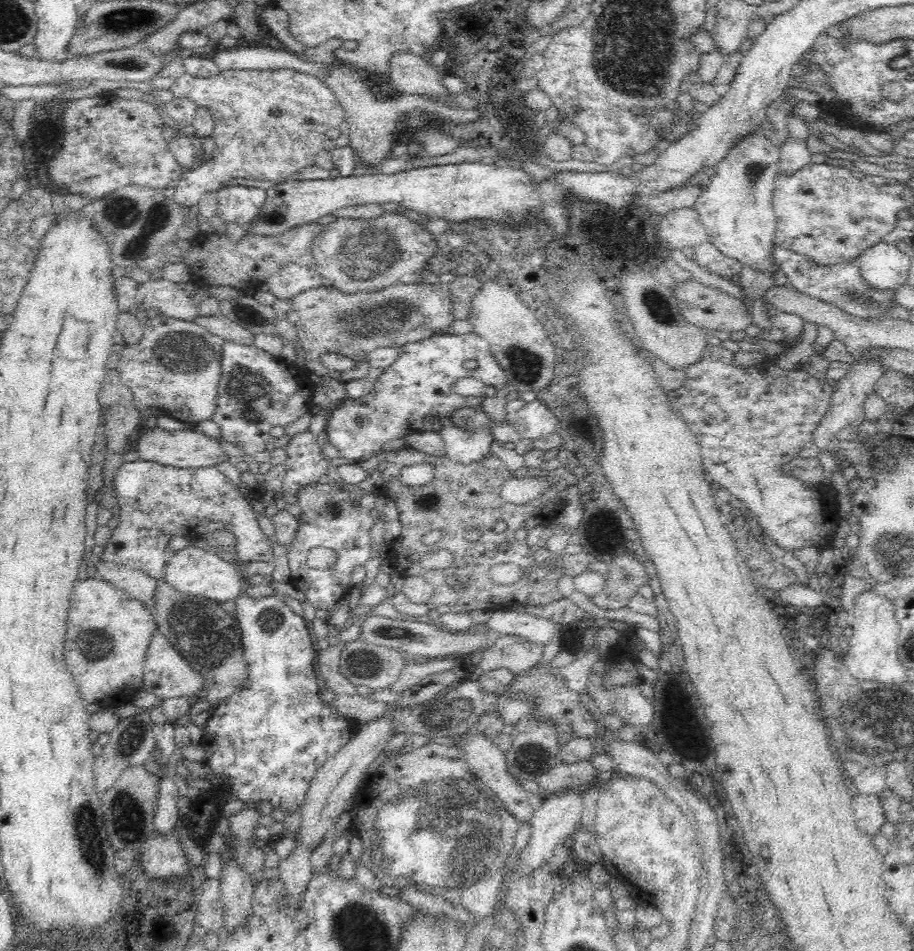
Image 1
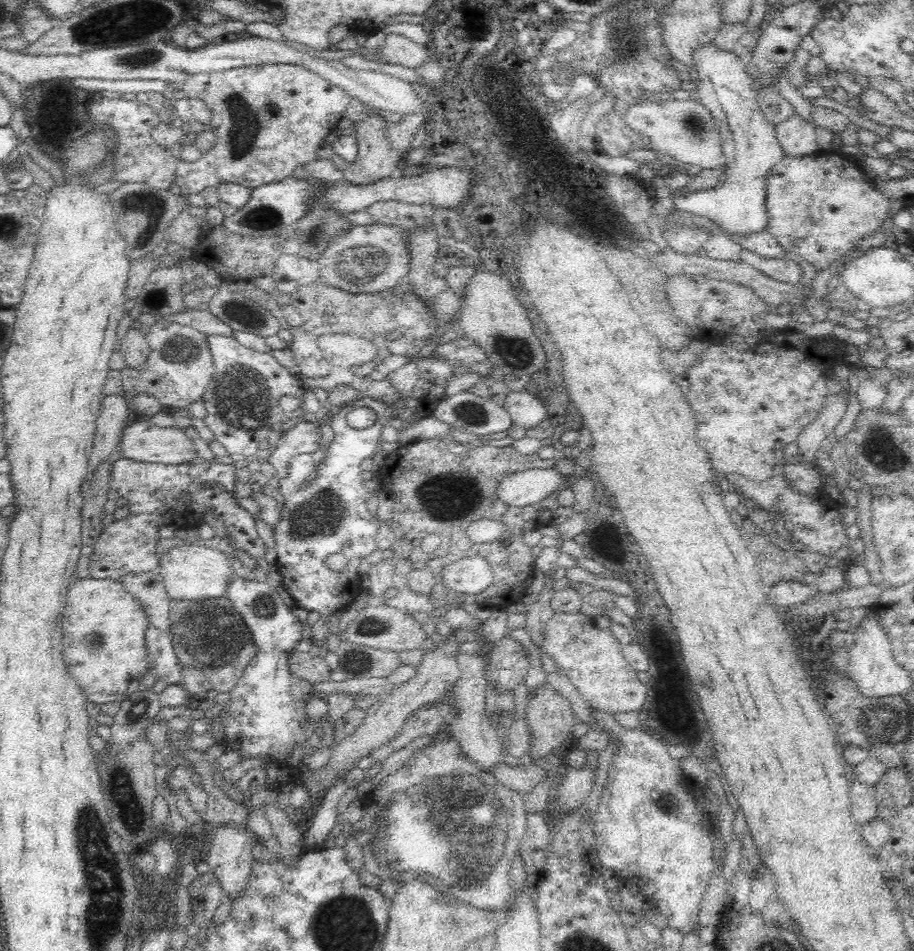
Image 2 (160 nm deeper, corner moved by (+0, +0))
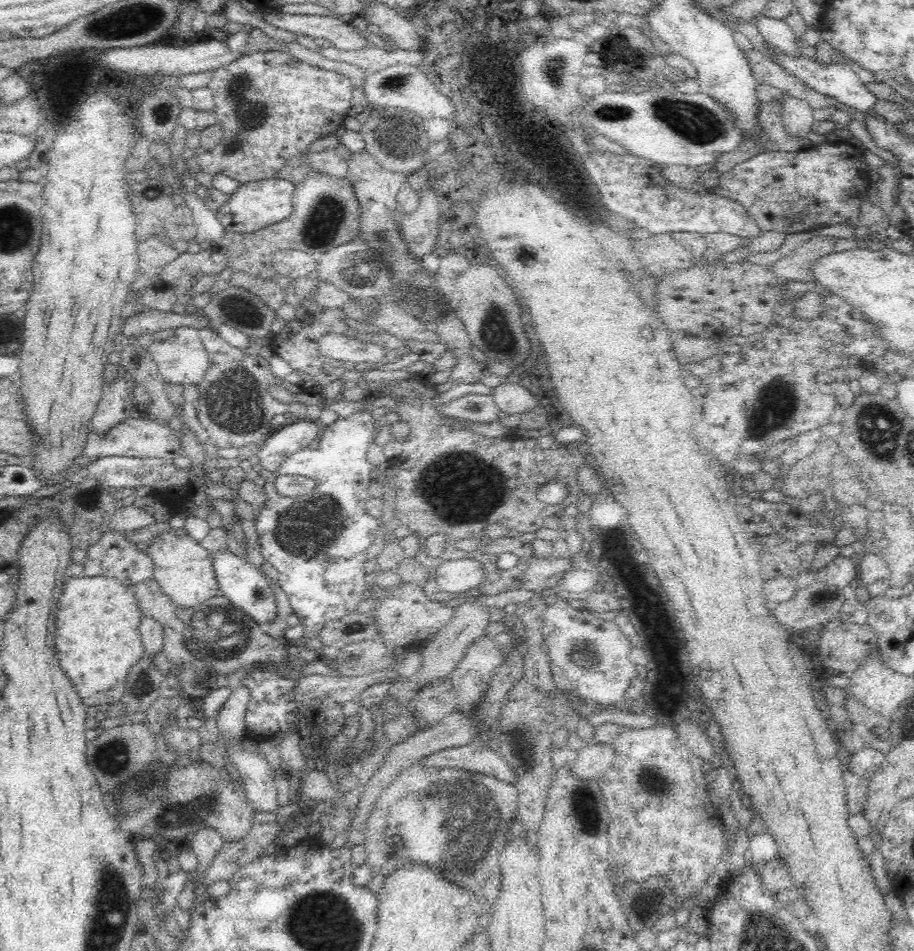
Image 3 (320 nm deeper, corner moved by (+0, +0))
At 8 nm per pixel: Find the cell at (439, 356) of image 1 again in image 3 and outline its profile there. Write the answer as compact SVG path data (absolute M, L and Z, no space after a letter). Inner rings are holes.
M370 411L356 412L347 418L340 417L332 424L322 426L318 448L306 447L294 452L276 468L277 470L270 471L270 475L265 479L263 490L267 500L254 518L257 542L260 544L258 549L265 560L278 570L276 581L282 593L288 597L292 612L304 626L304 638L318 637L326 622L353 613L364 599L362 552L366 552L372 544L380 523L379 519L372 518L366 512L365 507L366 501L371 498L368 490L371 480L375 477L373 470L376 469L368 461L366 453L375 440L377 431L377 418ZM284 474L312 478L316 482L316 488L308 496L294 498L292 504L286 508L286 498L279 496L273 486L275 479Z

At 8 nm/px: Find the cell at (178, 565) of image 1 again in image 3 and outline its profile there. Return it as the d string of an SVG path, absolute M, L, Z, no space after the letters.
M170 529L163 530L142 546L154 563L153 579L172 599L175 607L193 607L220 594L209 550L188 534L176 535Z

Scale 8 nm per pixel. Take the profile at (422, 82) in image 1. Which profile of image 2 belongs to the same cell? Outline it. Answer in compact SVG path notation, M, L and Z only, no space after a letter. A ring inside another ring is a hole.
M390 32L384 37L384 44L372 60L378 62L378 56L391 64L401 64L406 68L418 68L427 60L428 49L404 35ZM377 56L377 57L374 57Z

